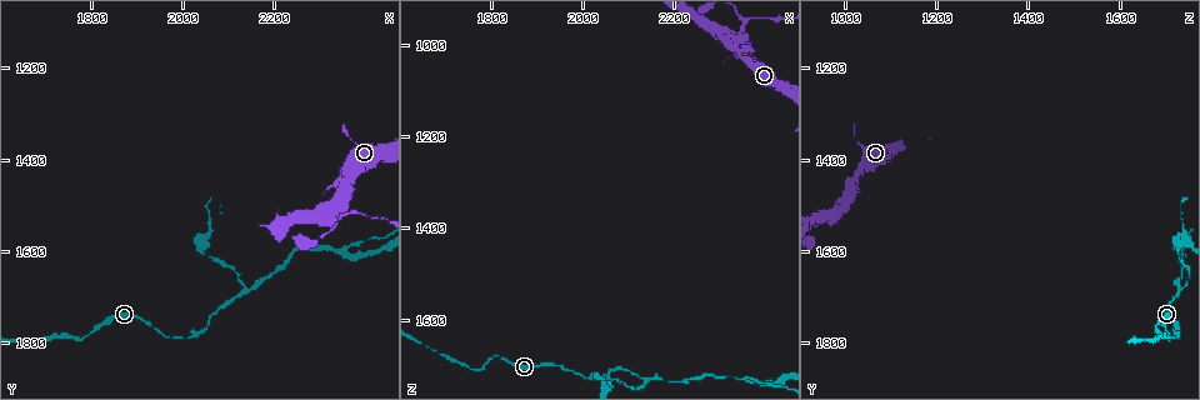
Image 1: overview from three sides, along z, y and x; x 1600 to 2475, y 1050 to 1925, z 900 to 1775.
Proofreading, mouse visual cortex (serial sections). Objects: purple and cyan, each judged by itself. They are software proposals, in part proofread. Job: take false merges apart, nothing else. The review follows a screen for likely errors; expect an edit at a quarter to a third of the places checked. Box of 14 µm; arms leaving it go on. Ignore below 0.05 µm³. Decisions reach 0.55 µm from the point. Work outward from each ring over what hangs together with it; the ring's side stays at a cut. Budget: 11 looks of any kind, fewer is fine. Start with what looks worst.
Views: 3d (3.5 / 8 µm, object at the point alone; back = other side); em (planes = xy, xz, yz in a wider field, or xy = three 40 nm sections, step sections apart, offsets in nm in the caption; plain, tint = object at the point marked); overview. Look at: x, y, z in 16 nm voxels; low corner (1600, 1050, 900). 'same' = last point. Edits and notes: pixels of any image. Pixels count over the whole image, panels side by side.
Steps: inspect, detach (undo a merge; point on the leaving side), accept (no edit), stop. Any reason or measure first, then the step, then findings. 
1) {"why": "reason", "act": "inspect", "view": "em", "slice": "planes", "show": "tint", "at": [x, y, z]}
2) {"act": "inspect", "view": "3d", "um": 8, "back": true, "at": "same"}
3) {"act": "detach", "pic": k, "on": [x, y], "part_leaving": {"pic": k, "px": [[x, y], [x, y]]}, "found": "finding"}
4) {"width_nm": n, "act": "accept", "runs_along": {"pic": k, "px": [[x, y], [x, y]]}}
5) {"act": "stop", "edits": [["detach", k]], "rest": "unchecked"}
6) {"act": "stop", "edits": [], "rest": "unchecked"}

{"why": "two arms in line, one across", "act": "inspect", "view": "3d", "um": 8, "at": [2135, 1685, 1735]}

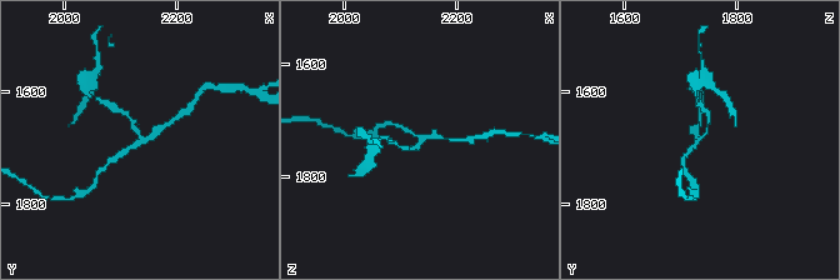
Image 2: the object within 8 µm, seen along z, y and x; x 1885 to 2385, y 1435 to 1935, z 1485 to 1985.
{"why": "zoom in", "act": "inspect", "view": "3d", "um": 3.5, "at": [2140, 1685, 1735]}

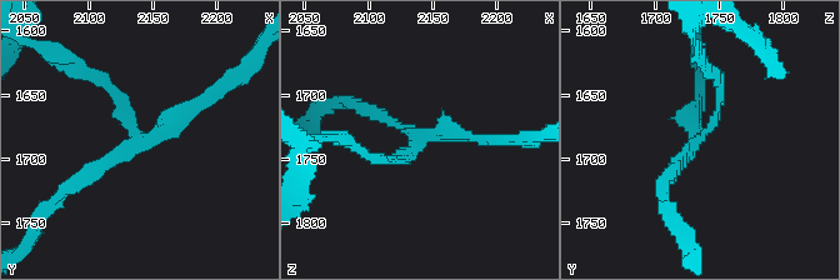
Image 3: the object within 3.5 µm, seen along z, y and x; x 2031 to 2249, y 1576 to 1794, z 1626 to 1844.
{"act": "inspect", "view": "em", "slice": "xy", "step": 2, "show": "tint", "at": [2138, 1690, 1730]}

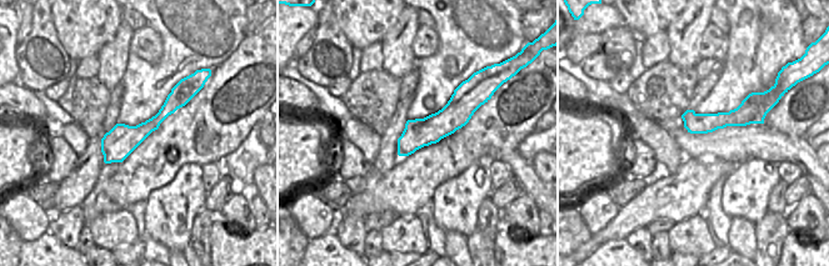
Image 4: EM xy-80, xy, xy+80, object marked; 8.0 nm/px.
{"act": "accept", "runs_along": {"pic": 3, "px": [[73, 185], [206, 96]]}, "found": "one cell here"}

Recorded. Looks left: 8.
{"why": "two arms at a narrow angle", "act": "inspect", "view": "3d", "um": 3.5, "at": [2345, 1600, 1725]}

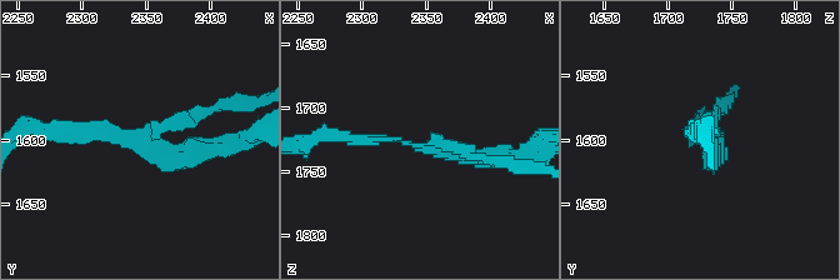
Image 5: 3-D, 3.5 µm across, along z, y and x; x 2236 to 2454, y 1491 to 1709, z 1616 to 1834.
{"act": "inspect", "view": "em", "slice": "xy", "step": 2, "show": "tint", "at": [2348, 1604, 1732]}

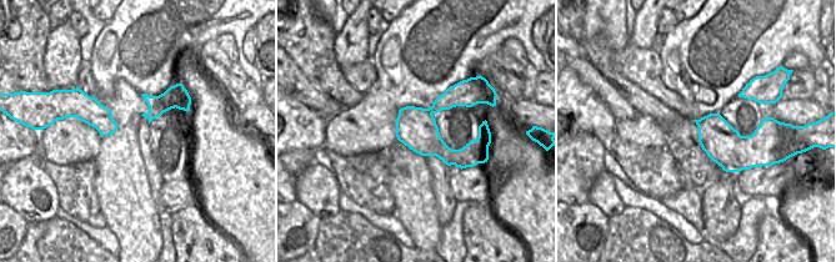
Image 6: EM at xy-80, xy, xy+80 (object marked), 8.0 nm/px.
{"arm_widths_nm": [150, 150, 200], "act": "detach", "pic": 5, "on": [196, 111], "border": {"pic": 6, "px": [[426, 109], [432, 112]]}, "found": "two cells meet here"}

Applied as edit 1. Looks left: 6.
{"why": "redraw", "act": "inspect", "view": "overview"}

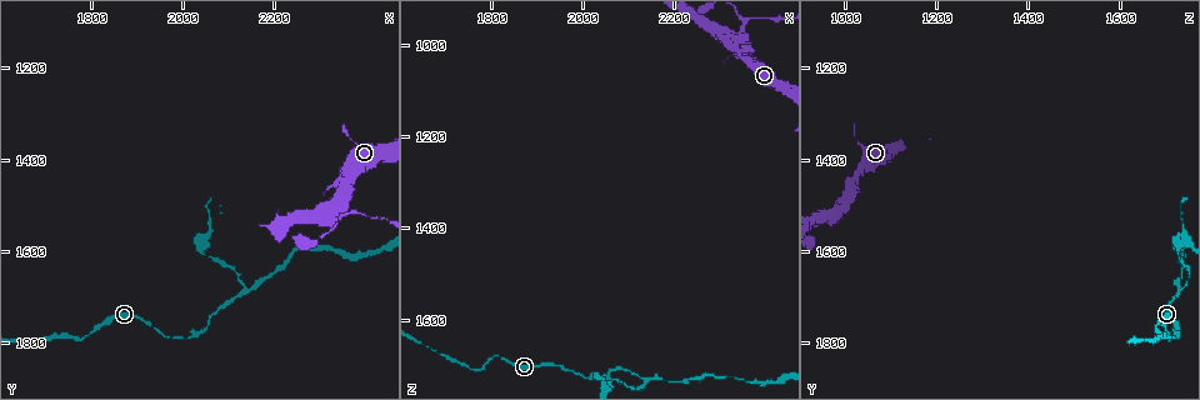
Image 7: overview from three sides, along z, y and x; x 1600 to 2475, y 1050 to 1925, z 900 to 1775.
{"act": "inspect", "view": "3d", "um": 3.5, "at": [2055, 1605, 1730]}

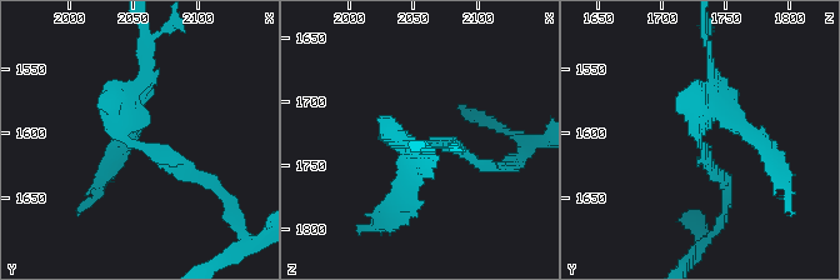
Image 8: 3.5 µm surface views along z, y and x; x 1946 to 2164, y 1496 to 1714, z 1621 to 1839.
{"act": "inspect", "view": "em", "slice": "xy", "step": 2, "show": "tint", "at": [2052, 1608, 1730]}

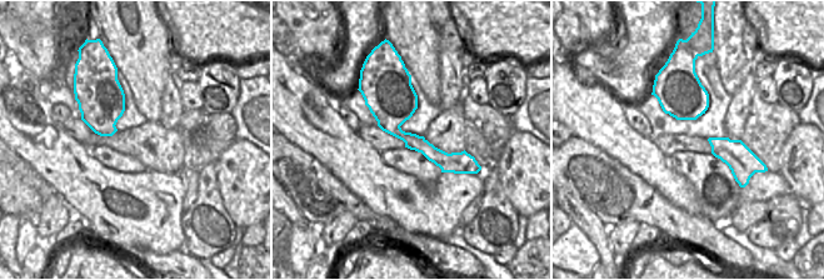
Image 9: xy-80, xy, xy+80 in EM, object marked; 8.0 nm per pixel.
{"act": "detach", "pic": 8, "on": [150, 40], "part_leaving": {"pic": 8, "px": [[139, 84], [150, 56], [143, 34]]}, "found": "two cells meet here"}

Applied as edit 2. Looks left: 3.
{"why": "small branch off a trunk", "act": "inspect", "view": "3d", "um": 3.5, "at": [2350, 1505, 990]}

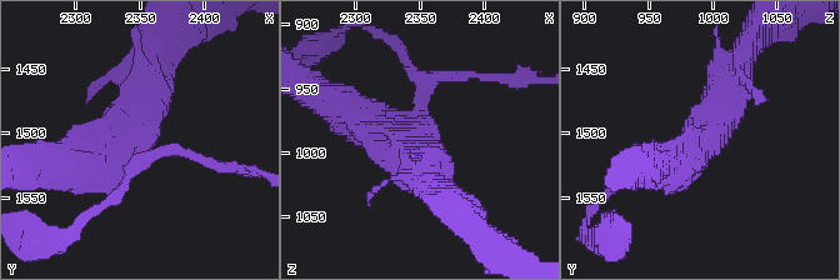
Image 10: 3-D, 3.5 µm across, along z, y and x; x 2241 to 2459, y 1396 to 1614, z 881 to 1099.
{"arms": 3, "arm_widths_nm": [150, 400, 500], "act": "inspect", "view": "em", "slice": "xy", "step": 2, "show": "plain", "at": [2348, 1506, 984]}

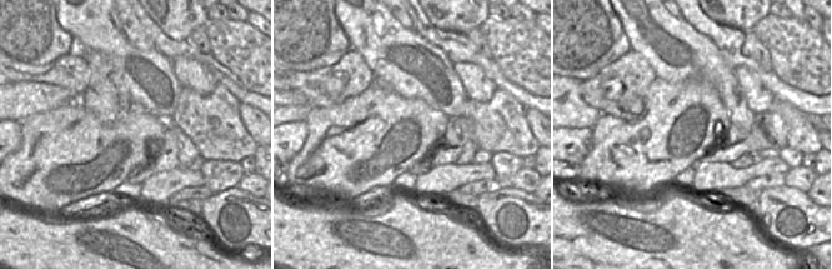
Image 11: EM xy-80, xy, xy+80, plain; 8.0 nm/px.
{"act": "inspect", "view": "em", "slice": "xy", "step": 2, "show": "tint", "at": "same"}

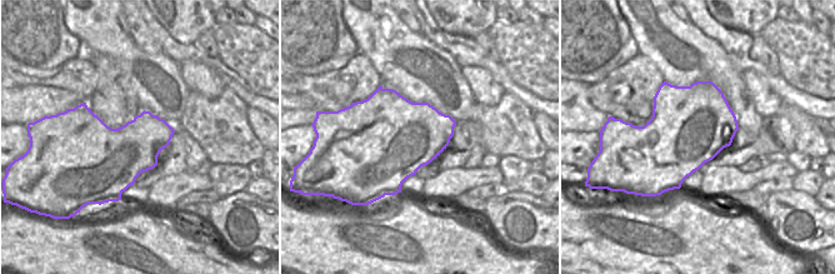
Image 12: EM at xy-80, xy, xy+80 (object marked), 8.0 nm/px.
{"width_nm": 700, "act": "accept", "runs_along": {"pic": 10, "px": [[153, 50], [138, 124], [76, 161]]}, "found": "one cell here"}

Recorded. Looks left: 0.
{"act": "stop", "edits": [["detach", 5], ["detach", 8]], "rest": "unchecked"}

